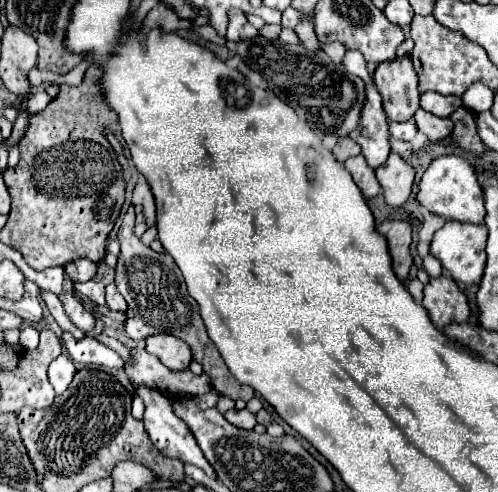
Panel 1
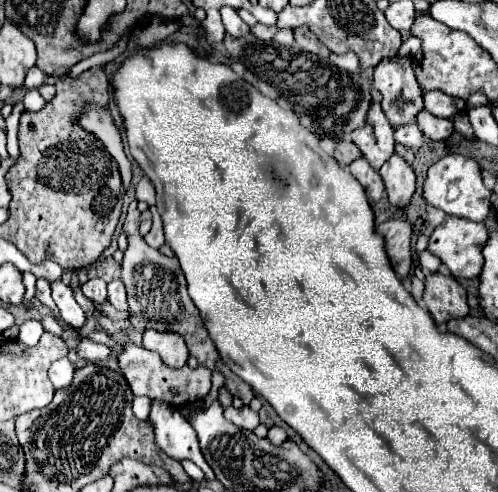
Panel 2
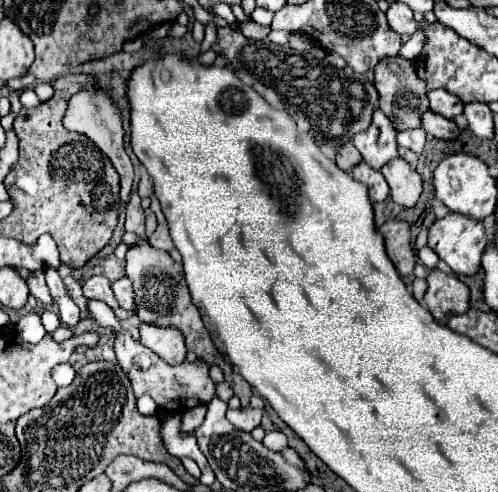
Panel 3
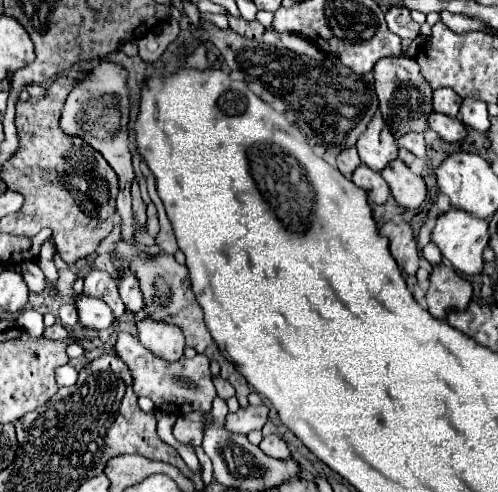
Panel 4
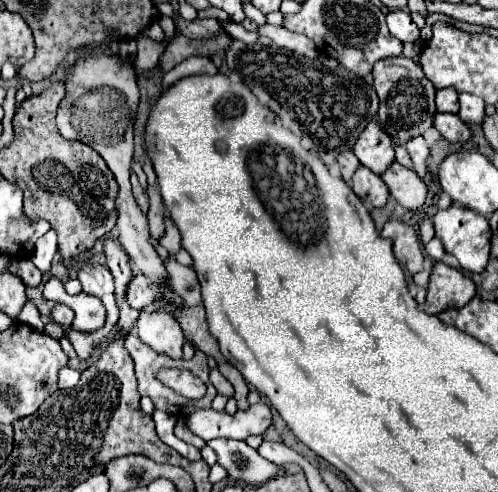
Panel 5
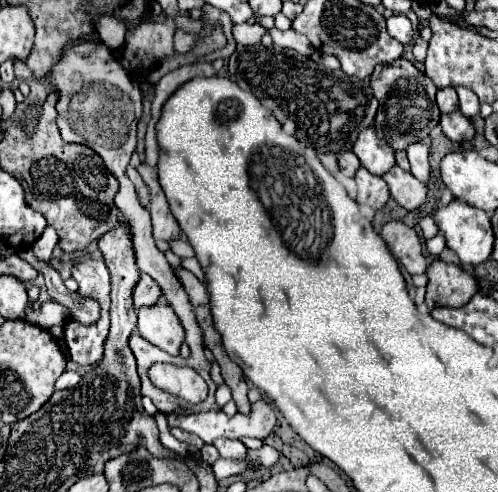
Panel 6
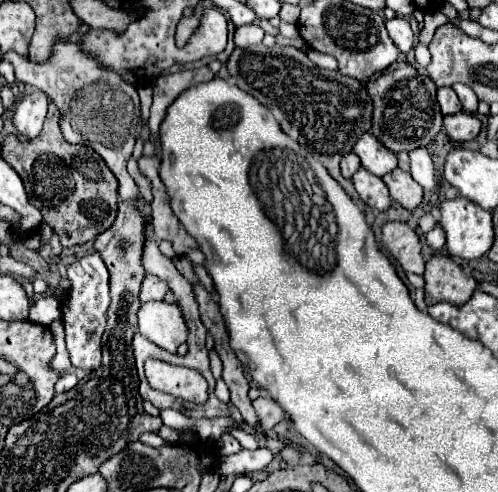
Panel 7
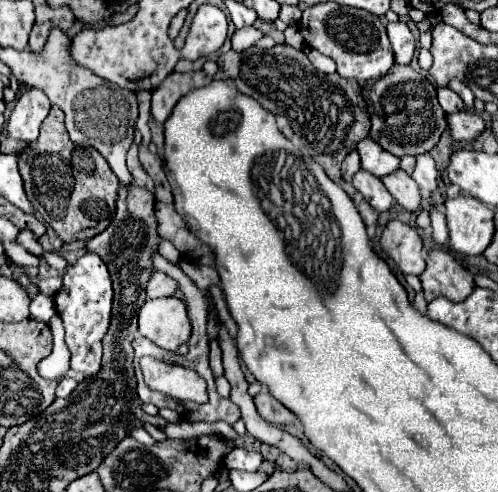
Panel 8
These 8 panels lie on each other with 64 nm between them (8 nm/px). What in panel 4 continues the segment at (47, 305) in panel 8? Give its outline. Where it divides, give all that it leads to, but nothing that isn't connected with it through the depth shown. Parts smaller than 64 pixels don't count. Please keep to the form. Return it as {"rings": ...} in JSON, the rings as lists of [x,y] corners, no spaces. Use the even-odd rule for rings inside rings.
{"rings":[[[62,304],[62,306],[58,308],[58,320],[60,320],[60,324],[66,326],[66,328],[76,326],[76,322],[78,322],[78,312],[76,312],[76,308],[74,308],[72,304]]]}

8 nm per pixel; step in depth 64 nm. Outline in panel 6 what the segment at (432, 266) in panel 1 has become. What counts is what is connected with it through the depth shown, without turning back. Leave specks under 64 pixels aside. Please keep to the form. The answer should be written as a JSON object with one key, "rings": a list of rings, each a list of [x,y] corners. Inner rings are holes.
{"rings":[[[438,232],[434,238],[430,238],[430,240],[426,240],[426,248],[428,248],[428,252],[430,254],[434,254],[434,256],[440,256],[440,252],[444,250],[444,236]]]}

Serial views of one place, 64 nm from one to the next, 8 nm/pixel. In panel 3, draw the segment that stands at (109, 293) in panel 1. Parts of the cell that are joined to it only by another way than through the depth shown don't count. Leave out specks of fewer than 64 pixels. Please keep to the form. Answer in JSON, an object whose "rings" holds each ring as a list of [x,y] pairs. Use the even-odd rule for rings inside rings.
{"rings":[[[128,276],[116,280],[116,282],[112,284],[112,290],[114,290],[114,296],[116,296],[116,300],[120,302],[120,306],[122,306],[124,310],[130,310],[130,312],[136,310],[134,292],[132,292],[132,282],[130,282]]]}

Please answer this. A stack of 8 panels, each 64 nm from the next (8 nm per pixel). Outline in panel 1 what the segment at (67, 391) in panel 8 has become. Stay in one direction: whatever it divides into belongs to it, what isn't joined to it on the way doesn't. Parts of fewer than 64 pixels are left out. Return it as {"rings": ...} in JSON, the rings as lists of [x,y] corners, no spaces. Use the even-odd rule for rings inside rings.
{"rings":[[[64,354],[58,356],[58,358],[50,364],[48,376],[50,376],[50,382],[52,382],[54,390],[56,390],[56,394],[60,394],[60,392],[64,392],[64,390],[68,388],[68,384],[70,384],[72,378],[74,378],[74,374],[76,374],[74,362],[72,362],[68,356],[64,356]]]}

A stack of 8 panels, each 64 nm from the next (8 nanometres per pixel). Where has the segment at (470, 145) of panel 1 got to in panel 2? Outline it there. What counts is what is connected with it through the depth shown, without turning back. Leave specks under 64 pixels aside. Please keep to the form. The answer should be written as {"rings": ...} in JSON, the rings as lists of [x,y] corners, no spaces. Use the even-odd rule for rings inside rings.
{"rings":[[[458,114],[458,116],[454,116],[454,128],[456,128],[456,132],[460,132],[462,136],[474,140],[474,136],[472,136],[472,126],[468,124],[466,114]]]}

